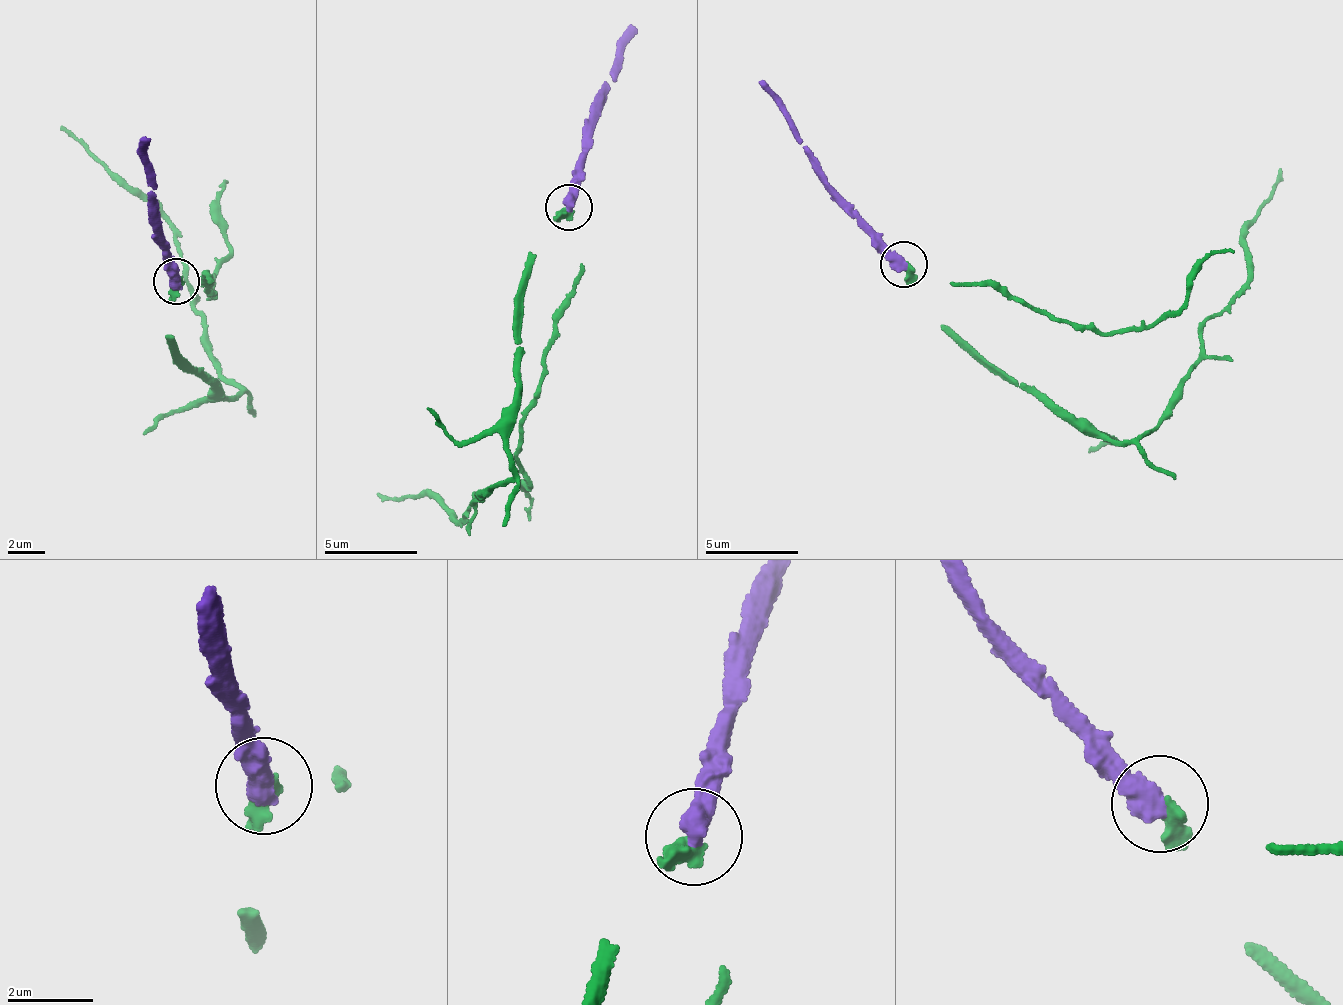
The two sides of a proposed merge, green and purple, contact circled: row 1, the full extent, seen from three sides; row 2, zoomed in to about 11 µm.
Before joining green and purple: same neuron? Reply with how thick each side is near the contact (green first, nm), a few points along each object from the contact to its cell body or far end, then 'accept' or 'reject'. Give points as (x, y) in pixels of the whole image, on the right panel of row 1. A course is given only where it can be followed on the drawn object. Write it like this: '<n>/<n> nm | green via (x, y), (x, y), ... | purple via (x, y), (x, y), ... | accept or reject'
400/600 nm | green via (903, 263), (939, 324), (1101, 438), (1157, 423), (1199, 358), (1201, 320), (1098, 333), (951, 280) | purple via (903, 263), (826, 177), (760, 79) | accept

